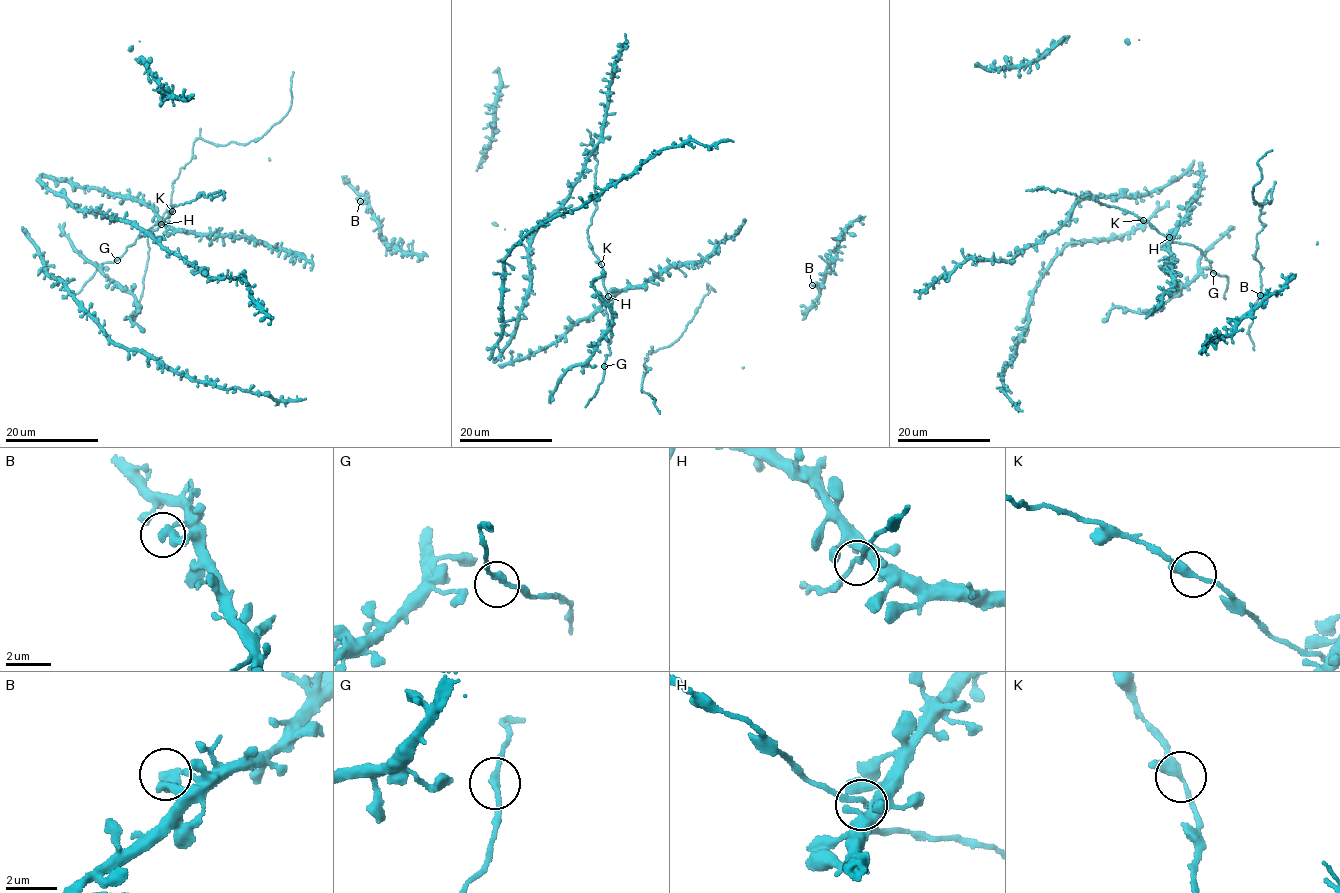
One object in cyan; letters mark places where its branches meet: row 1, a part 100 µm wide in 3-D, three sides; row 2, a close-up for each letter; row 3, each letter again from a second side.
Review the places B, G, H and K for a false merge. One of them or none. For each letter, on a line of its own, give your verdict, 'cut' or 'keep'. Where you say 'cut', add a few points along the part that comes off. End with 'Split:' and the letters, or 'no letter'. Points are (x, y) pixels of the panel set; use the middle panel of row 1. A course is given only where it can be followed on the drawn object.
B: keep
G: keep
H: keep
K: keep
Split: no letter

